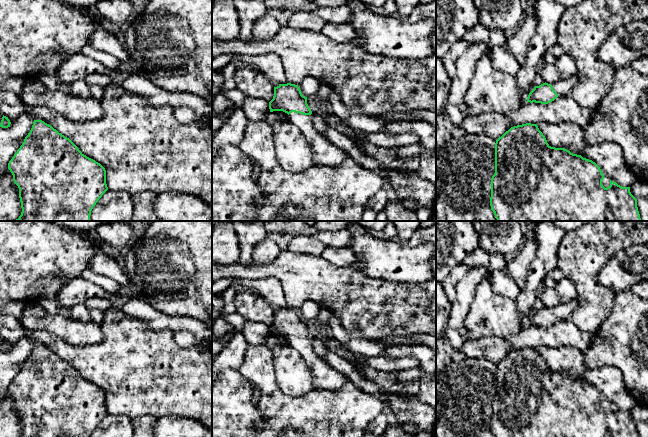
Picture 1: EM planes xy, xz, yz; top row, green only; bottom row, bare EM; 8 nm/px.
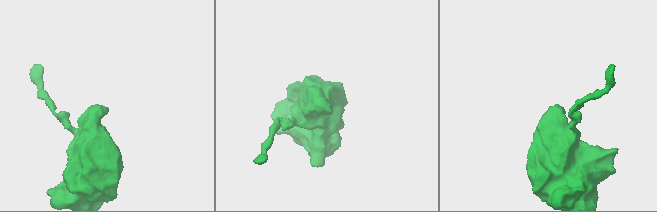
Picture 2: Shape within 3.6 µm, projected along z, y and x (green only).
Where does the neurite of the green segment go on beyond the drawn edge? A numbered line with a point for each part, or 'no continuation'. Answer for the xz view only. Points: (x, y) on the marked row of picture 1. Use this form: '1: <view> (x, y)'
1: xz (325, 154)

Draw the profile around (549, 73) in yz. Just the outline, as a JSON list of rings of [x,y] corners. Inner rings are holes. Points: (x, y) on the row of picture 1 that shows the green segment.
[[[546,64],[542,70],[537,69],[537,73],[540,74],[548,84],[553,84],[561,80],[554,64]]]

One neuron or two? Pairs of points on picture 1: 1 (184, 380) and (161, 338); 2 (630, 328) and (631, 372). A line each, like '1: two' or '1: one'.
1: one
2: one

